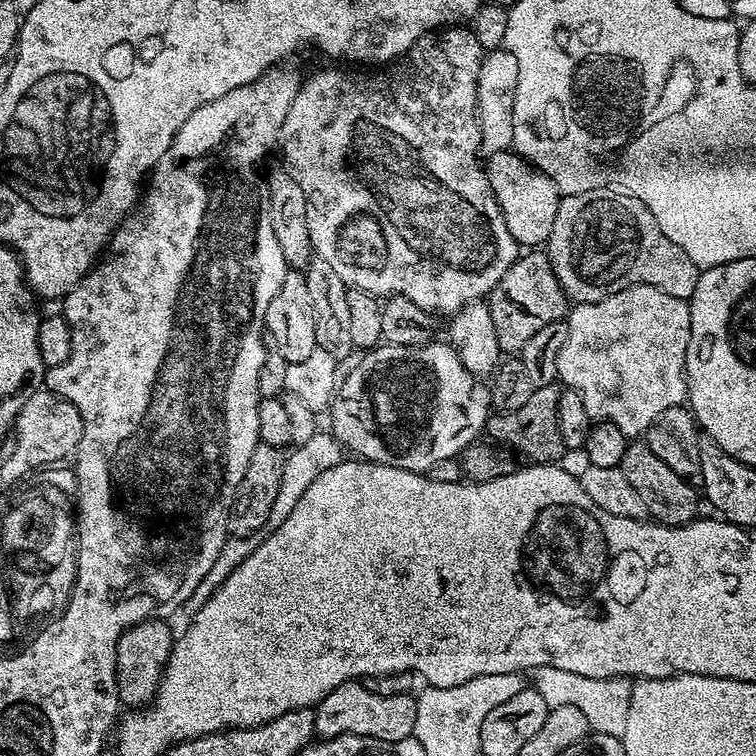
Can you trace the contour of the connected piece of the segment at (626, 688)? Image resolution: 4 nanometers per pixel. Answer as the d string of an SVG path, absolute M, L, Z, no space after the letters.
M557 668L535 669L534 687L542 694L548 709L558 706L574 706L586 714L586 722L593 732L623 738L626 734L626 714L630 710L633 681L626 676L590 677L586 674L570 674L570 670Z

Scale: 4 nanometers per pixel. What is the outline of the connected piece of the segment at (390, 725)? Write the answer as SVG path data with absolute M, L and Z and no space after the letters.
M360 682L343 684L315 705L315 735L325 740L335 736L373 736L382 742L398 742L413 735L416 699L416 696L379 696Z

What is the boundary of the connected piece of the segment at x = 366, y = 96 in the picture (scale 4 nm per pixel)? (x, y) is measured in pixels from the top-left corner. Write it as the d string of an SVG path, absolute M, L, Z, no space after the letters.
M453 26L443 30L437 30L431 34L425 34L409 52L404 53L395 62L389 63L383 70L376 70L373 76L367 76L364 72L316 72L312 77L305 79L300 85L297 92L297 97L294 98L293 106L290 107L290 112L286 116L285 124L281 128L279 136L278 148L284 151L284 160L287 171L291 172L298 185L302 186L302 191L305 195L306 202L306 219L309 222L309 236L312 243L312 249L317 257L326 260L338 274L338 278L348 288L357 288L363 292L368 292L371 296L377 298L387 298L390 296L405 296L414 302L420 308L424 309L429 314L435 312L448 312L447 314L455 314L462 306L466 306L472 300L478 300L487 297L491 293L494 286L498 286L499 279L506 274L513 262L518 257L518 245L514 237L510 234L510 230L506 230L506 222L500 213L498 202L492 193L492 187L488 181L487 171L482 167L482 158L480 155L480 127L478 126L478 118L476 117L476 102L478 99L478 89L481 87L482 81L480 78L480 61L482 59L482 49L478 46L478 38L474 38L471 27L468 26Z

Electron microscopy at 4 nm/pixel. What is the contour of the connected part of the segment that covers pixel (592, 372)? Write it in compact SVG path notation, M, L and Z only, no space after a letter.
M635 284L626 290L618 290L606 298L602 298L593 304L576 304L567 313L566 323L568 333L566 342L558 354L558 380L561 385L567 386L571 391L582 394L582 402L586 406L586 414L591 416L593 421L609 420L618 430L622 430L629 438L636 438L639 434L647 433L648 427L662 414L662 410L670 410L683 405L686 400L688 382L684 378L684 359L686 358L686 346L690 342L690 310L688 304L682 298L674 298L674 294L662 294L654 286Z

